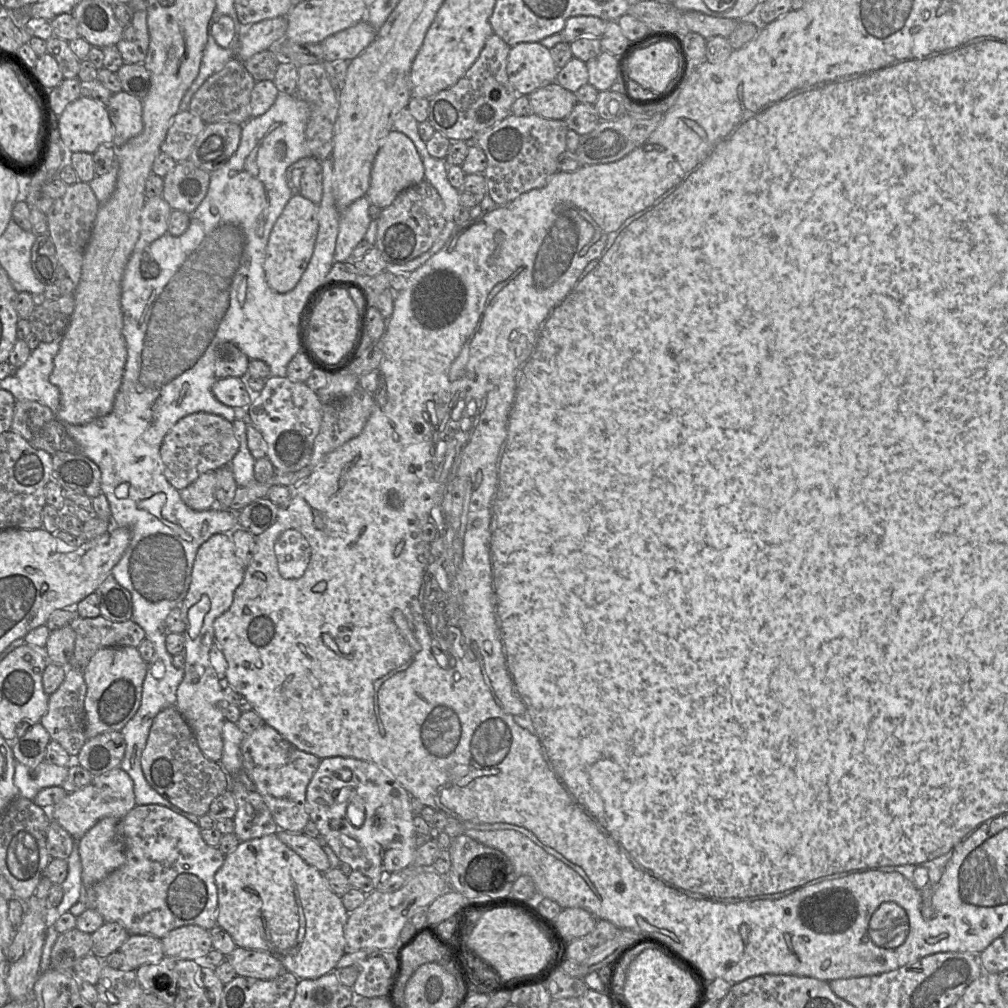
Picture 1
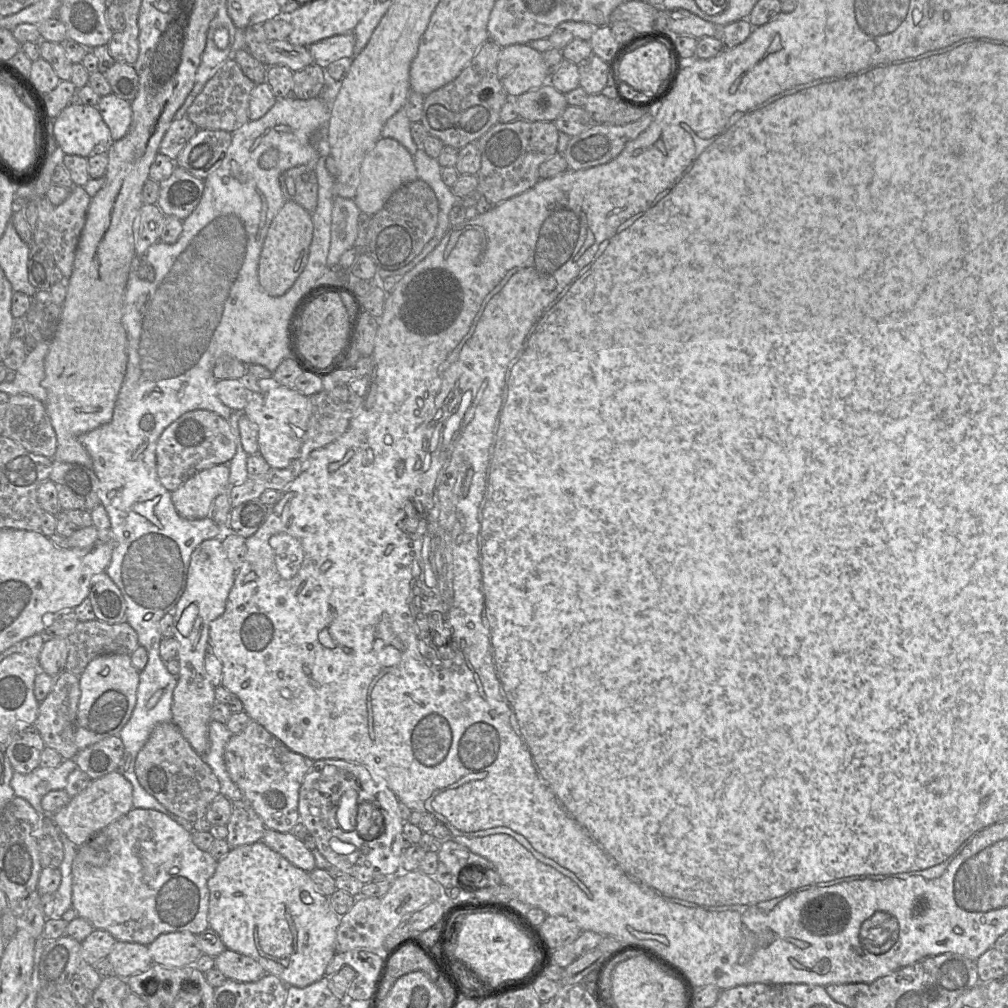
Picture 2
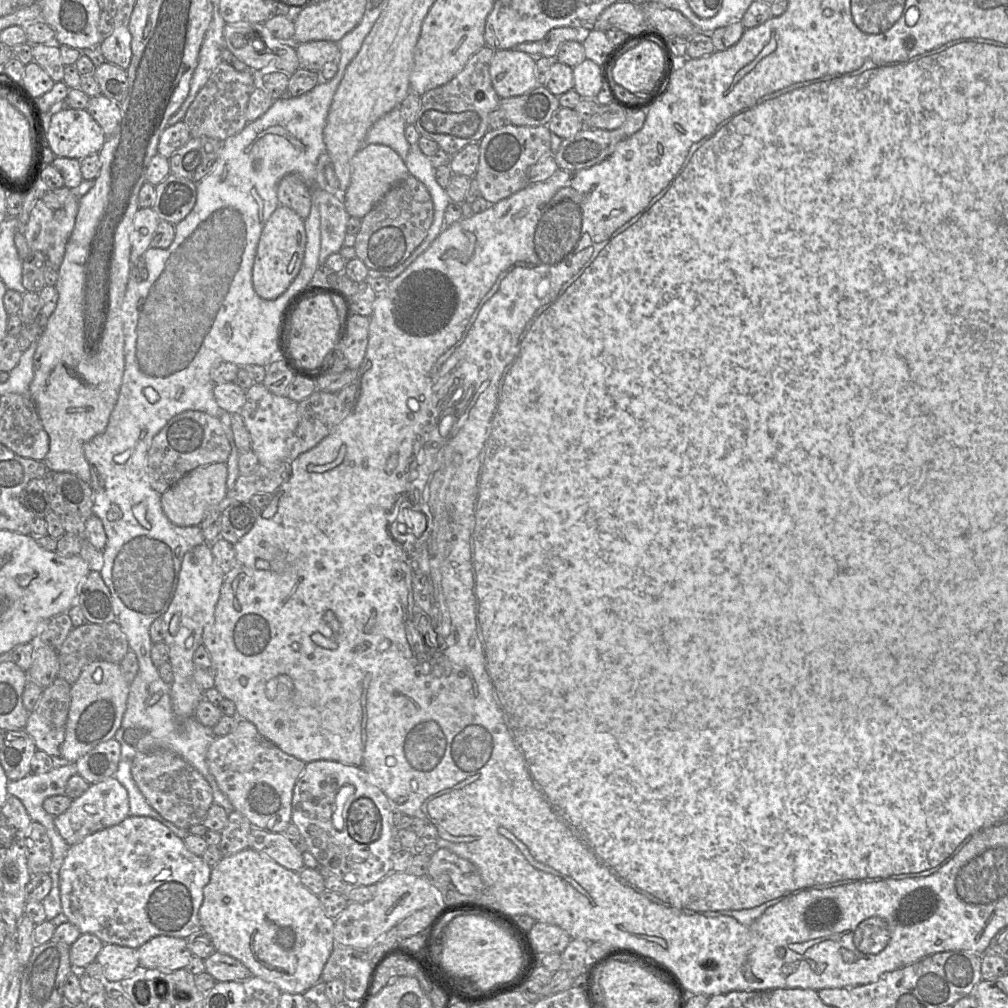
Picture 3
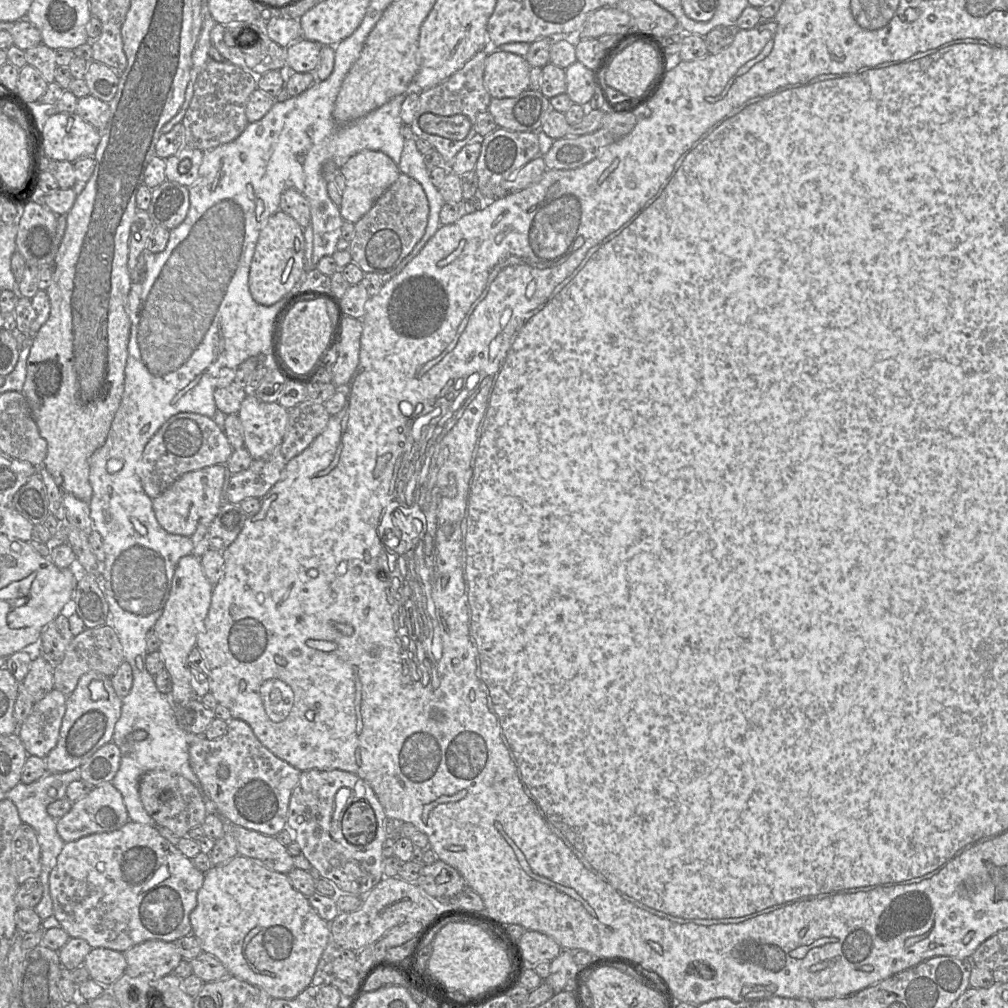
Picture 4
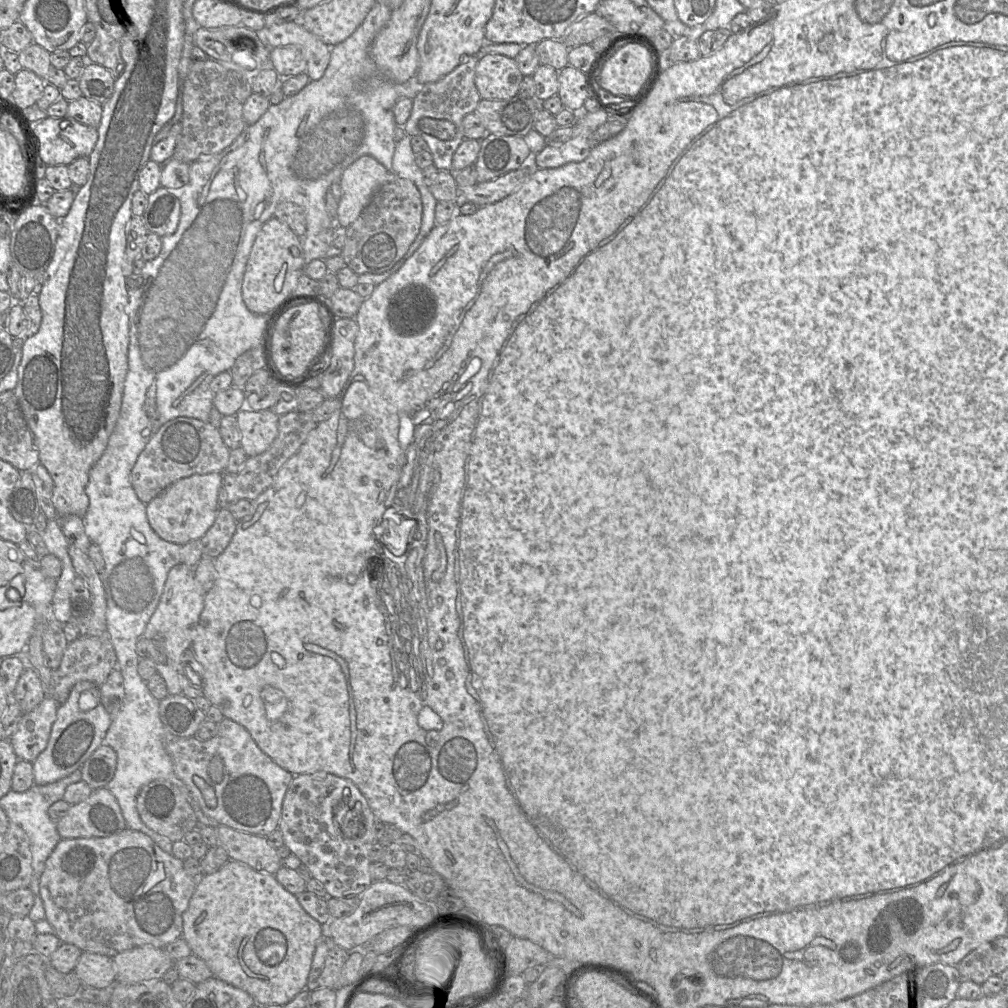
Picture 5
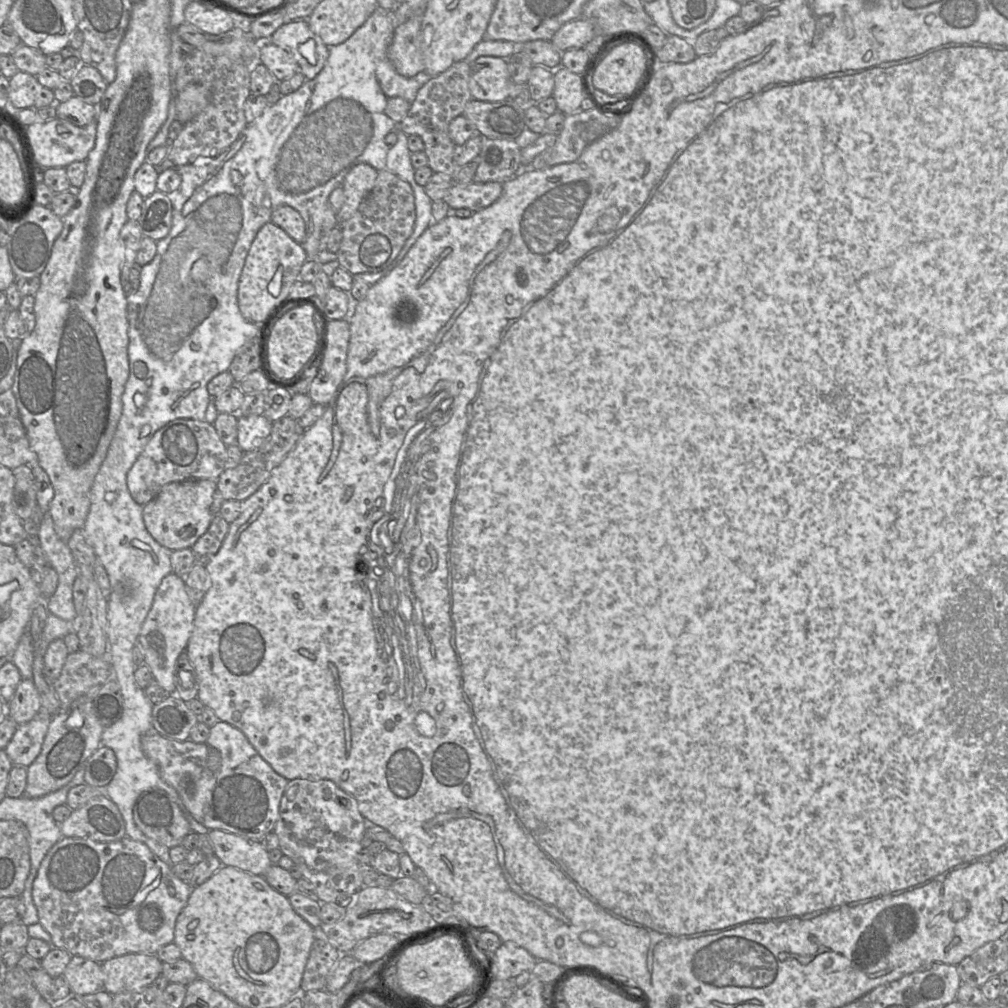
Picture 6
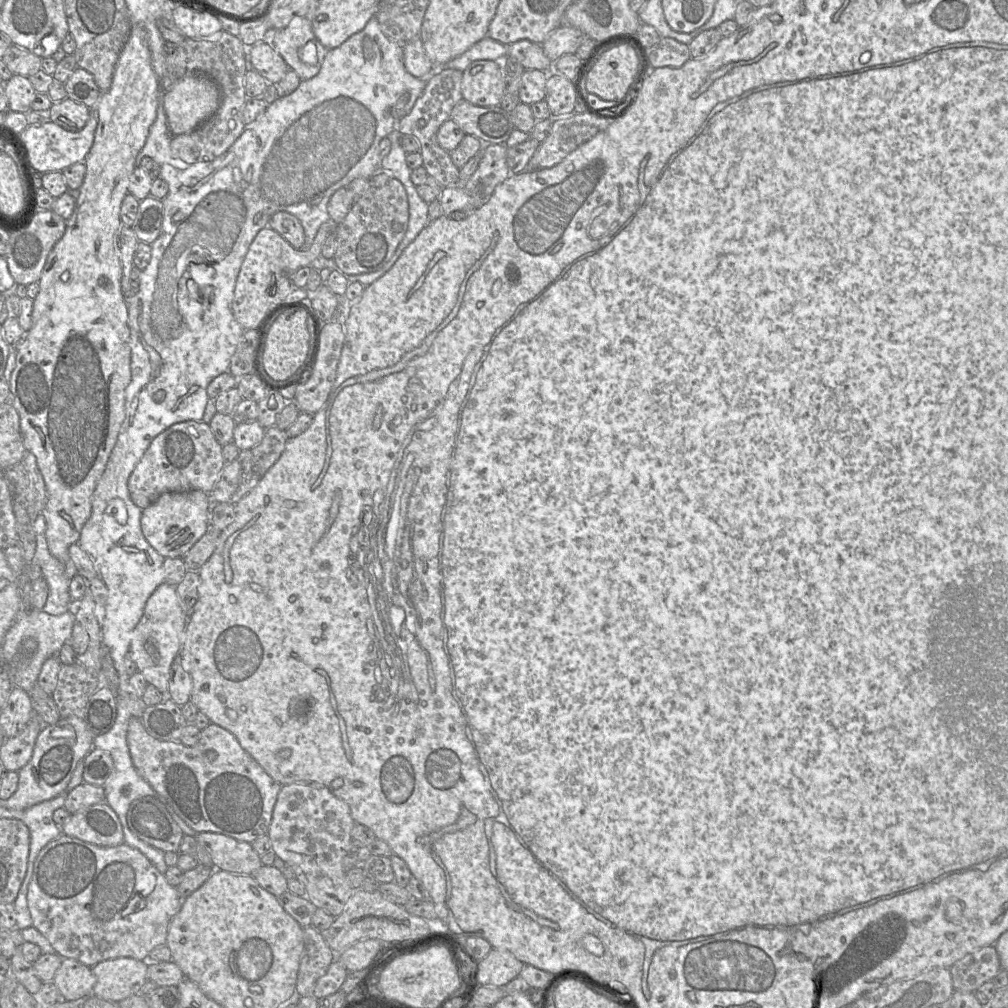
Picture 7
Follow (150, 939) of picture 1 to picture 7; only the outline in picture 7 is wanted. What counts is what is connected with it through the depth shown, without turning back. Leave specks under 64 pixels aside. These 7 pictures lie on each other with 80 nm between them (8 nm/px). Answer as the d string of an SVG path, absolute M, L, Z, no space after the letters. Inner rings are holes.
M65 958L56 971L53 982L62 1000L82 1002L92 995L96 977L90 967L75 959Z

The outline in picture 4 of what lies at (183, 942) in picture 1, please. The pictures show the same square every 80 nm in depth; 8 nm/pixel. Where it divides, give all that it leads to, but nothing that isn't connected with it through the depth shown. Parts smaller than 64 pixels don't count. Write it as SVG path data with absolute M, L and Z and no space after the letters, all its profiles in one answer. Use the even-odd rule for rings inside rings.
M148 940L124 953L129 976L161 978L170 974L183 960L174 942Z

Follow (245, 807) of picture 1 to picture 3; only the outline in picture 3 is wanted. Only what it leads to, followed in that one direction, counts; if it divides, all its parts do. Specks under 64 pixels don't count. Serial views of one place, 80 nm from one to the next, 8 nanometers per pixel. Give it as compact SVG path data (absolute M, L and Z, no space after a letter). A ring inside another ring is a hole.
M234 809L231 810L228 815L227 825L220 832L221 841L218 847L223 857L249 848L249 834L251 829L251 823L243 814Z

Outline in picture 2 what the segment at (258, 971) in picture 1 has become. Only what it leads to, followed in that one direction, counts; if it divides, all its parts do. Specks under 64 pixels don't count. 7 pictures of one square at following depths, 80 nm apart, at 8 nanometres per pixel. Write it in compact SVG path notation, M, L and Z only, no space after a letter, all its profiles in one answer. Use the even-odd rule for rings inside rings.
M225 950L215 957L215 966L227 979L239 982L256 982L266 976L263 967L253 958L232 950Z

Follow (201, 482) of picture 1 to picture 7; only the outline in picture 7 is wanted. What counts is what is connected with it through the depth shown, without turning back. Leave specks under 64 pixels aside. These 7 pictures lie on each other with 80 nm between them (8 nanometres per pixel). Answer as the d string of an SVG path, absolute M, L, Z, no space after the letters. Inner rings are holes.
M201 490L164 493L142 510L142 533L148 543L164 558L183 558L206 532L209 507L213 511L211 496Z

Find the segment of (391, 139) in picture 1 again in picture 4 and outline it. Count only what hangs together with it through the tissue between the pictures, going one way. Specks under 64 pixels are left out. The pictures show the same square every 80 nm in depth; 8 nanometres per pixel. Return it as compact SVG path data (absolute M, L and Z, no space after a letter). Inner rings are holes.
M363 150L350 157L340 168L345 190L339 207L344 221L355 224L374 205L378 198L399 178L401 172L394 161L379 151Z

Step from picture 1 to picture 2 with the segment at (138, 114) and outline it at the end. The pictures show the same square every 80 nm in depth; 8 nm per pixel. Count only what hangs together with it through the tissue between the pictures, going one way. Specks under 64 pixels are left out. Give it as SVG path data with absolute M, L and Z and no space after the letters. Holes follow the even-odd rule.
M111 93L101 96L97 108L110 129L113 142L122 139L132 123L131 102Z

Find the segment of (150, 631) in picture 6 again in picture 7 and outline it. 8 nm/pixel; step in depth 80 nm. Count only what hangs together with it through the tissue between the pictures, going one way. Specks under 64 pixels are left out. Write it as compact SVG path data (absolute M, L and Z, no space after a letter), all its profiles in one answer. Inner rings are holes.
M161 583L146 602L143 615L135 627L130 653L139 671L148 684L167 694L170 668L174 658L180 655L188 616L184 613L176 592L176 586Z

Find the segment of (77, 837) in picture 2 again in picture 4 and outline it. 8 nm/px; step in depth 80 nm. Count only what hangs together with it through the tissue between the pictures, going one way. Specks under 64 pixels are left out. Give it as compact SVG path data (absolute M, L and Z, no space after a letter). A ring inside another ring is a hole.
M106 782L93 787L87 795L73 802L69 812L56 820L56 829L66 843L95 833L113 832L123 827L128 821L129 815L122 795L111 782Z

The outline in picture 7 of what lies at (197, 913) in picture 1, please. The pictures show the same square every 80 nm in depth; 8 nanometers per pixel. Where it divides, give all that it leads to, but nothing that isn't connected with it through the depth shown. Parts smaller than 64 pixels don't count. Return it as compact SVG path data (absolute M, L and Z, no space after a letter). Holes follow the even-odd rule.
M65 834L49 842L39 852L34 862L27 894L28 908L33 920L33 927L49 941L55 952L62 958L75 959L90 968L101 961L115 958L128 957L146 960L154 948L166 944L170 923L181 909L184 901L181 900L177 889L167 882L165 876L139 850L125 843L113 847L98 846Z

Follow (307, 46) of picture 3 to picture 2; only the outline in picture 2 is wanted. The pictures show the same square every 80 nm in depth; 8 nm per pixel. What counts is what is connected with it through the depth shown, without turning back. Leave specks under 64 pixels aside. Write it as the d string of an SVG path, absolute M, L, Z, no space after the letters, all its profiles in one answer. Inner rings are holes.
M353 32L335 35L308 46L314 64L327 68L335 61L349 61L354 57L355 35Z

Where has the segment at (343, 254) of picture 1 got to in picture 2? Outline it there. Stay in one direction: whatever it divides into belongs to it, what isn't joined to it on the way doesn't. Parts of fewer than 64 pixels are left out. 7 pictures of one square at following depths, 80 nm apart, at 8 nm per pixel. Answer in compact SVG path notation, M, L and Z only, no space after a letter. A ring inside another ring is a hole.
M337 195L334 197L327 266L339 265L341 255L354 247L358 235L360 213L353 199Z

